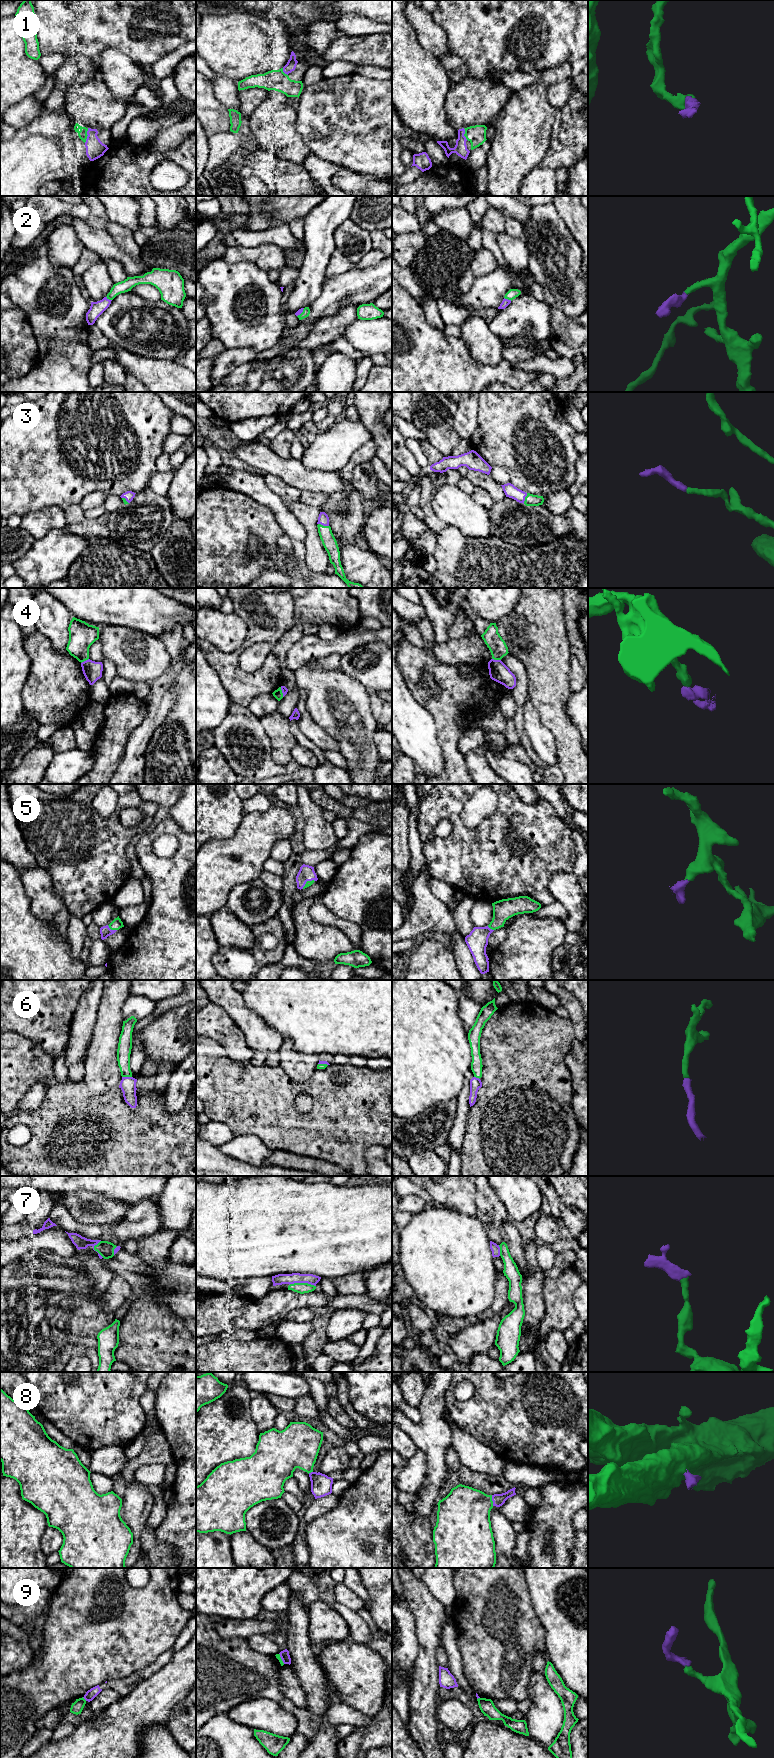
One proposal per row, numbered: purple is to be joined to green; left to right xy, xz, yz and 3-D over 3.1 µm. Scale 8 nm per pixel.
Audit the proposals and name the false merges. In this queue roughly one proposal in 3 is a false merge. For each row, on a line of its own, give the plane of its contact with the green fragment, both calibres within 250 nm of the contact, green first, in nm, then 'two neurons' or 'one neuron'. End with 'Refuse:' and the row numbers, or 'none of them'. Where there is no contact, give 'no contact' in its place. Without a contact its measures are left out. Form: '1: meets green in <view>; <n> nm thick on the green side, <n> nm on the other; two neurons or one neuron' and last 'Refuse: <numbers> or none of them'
1: meets green in xy; 70 nm thick on the green side, 150 nm on the other; one neuron
2: meets green in yz; 80 nm thick on the green side, 60 nm on the other; one neuron
3: meets green in xz; 120 nm thick on the green side, 90 nm on the other; one neuron
4: meets green in yz; 140 nm thick on the green side, 160 nm on the other; two neurons
5: meets green in xy; 90 nm thick on the green side, 90 nm on the other; one neuron
6: meets green in xy; 110 nm thick on the green side, 130 nm on the other; one neuron
7: meets green in xz; 90 nm thick on the green side, 90 nm on the other; two neurons
8: meets green in yz; 420 nm thick on the green side, 100 nm on the other; one neuron
9: meets green in xy; 100 nm thick on the green side, 80 nm on the other; two neurons
Refuse: 4, 7, 9

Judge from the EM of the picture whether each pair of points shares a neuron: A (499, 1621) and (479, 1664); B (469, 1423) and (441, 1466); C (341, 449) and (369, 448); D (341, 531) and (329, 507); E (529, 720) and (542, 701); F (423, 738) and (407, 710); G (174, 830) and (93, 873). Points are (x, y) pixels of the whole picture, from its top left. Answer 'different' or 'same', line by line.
A: same
B: different
C: different
D: same
E: different
F: same
G: different

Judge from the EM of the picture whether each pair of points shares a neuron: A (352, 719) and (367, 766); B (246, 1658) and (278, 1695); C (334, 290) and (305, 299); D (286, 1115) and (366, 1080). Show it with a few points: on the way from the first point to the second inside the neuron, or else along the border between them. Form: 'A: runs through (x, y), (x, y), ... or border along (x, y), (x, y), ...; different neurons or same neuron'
A: runs through (353, 731), (356, 745), (362, 754); same neuron
B: runs through (251, 1667), (269, 1686); same neuron
C: border along (326, 279), (321, 293), (308, 306); different neurons
D: runs through (306, 1119), (327, 1119), (346, 1100); same neuron

